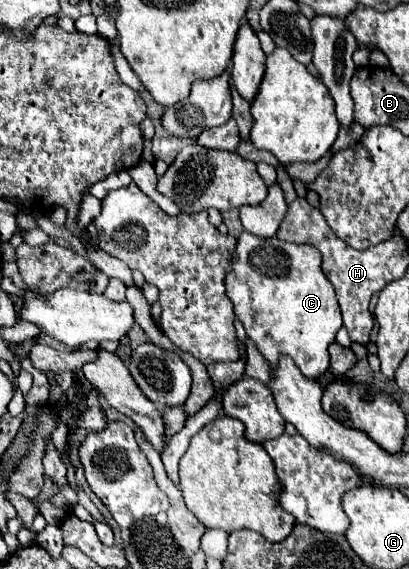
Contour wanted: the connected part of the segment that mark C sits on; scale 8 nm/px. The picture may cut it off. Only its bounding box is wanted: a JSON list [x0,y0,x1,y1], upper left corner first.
[226,233,342,379]

